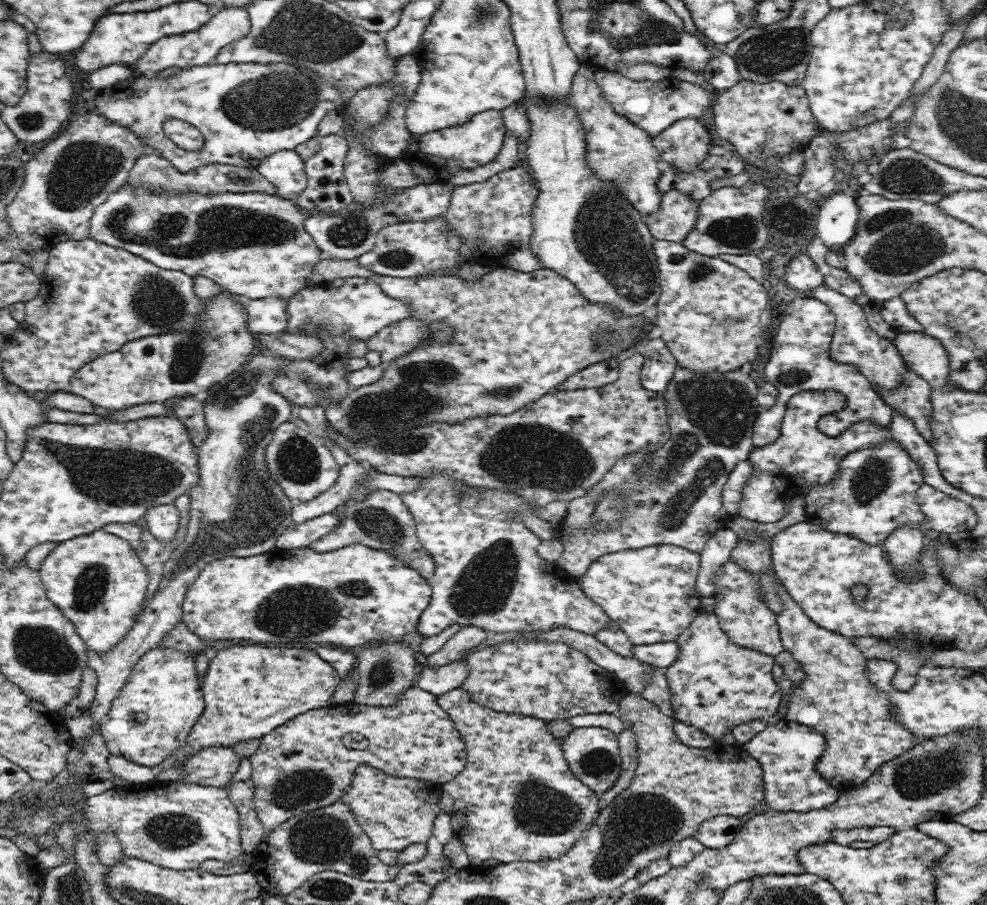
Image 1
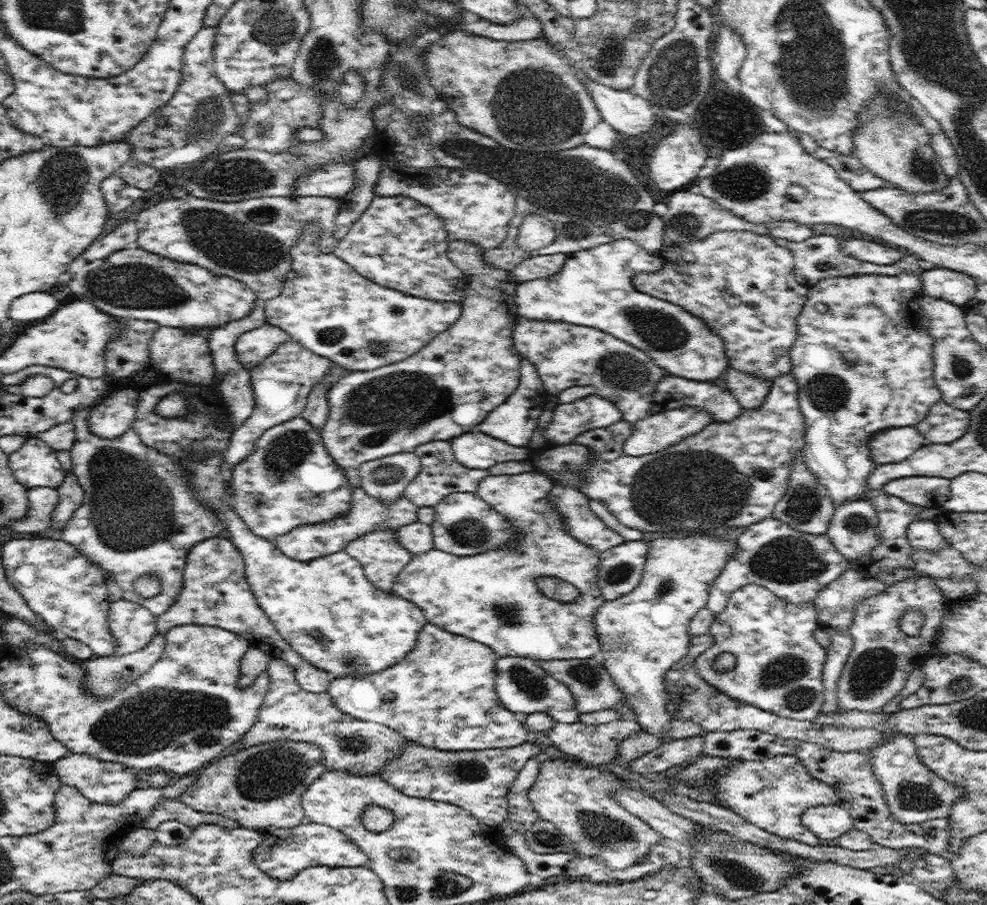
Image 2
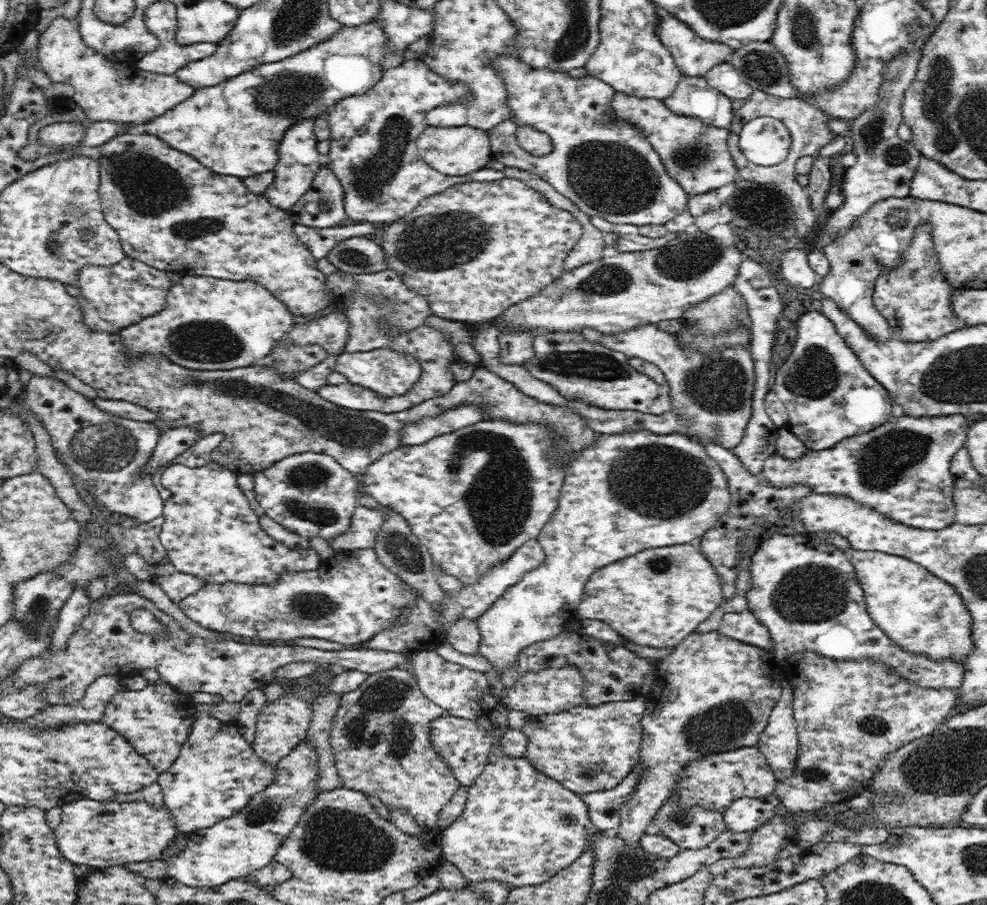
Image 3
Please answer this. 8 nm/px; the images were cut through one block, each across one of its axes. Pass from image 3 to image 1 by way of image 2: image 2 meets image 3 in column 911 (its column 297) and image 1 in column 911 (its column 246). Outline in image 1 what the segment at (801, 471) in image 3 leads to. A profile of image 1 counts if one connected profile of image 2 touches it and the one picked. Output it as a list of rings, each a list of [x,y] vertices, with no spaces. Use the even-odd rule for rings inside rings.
[[[888,438],[876,446],[850,452],[840,461],[832,483],[814,485],[804,494],[806,521],[832,533],[853,535],[870,545],[883,545],[888,536],[903,525],[924,526],[925,515],[915,500],[918,488],[924,483],[918,463],[912,460],[900,443]]]

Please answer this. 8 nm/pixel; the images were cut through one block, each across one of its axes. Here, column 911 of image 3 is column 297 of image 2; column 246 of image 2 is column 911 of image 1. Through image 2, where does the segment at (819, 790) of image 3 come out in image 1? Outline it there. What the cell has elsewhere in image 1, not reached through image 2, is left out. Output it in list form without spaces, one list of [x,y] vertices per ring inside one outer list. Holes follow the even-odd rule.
[[[783,585],[778,586],[778,597],[781,599],[782,610],[777,614],[777,623],[783,647],[794,654],[805,672],[805,679],[791,686],[786,718],[790,722],[812,727],[824,735],[826,748],[819,758],[817,771],[840,793],[850,791],[869,779],[885,762],[910,750],[919,739],[902,723],[896,721],[886,693],[874,687],[874,683],[870,683],[870,679],[866,677],[865,669],[869,659],[863,656],[862,651],[847,636],[826,630],[806,616]]]

